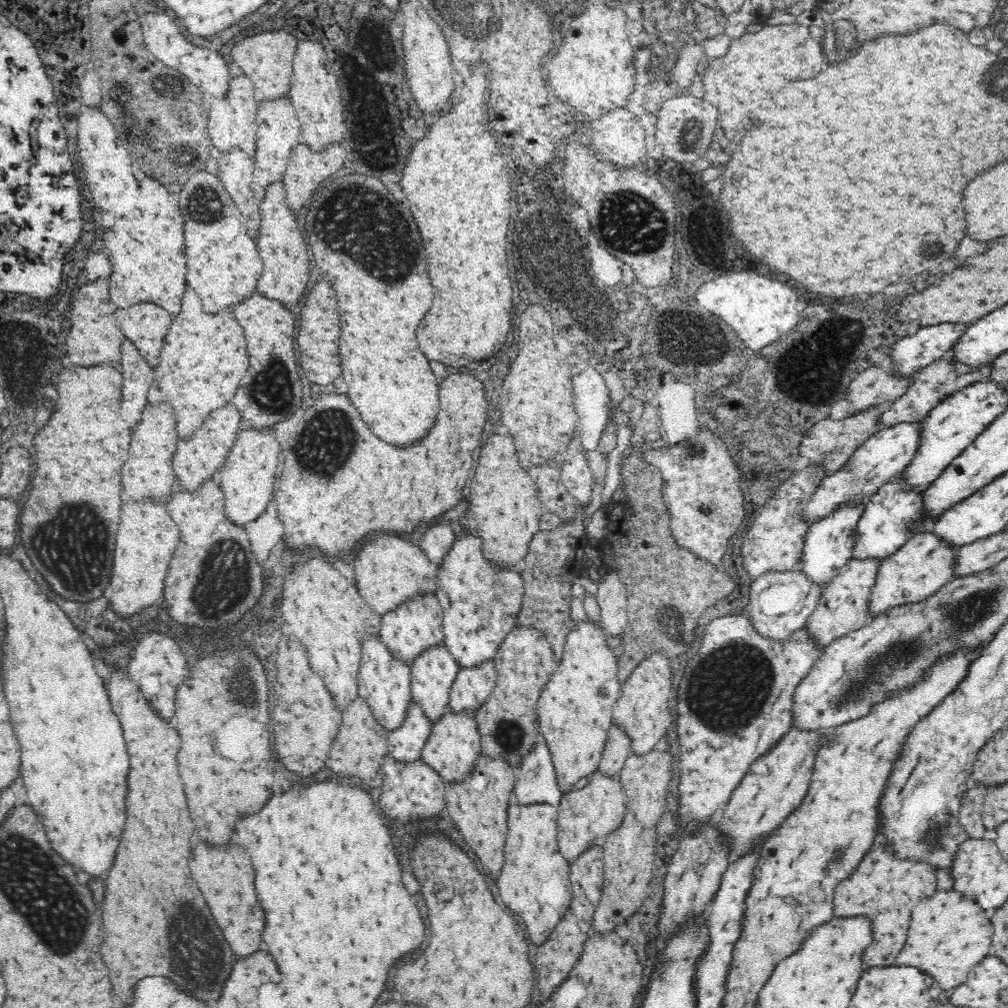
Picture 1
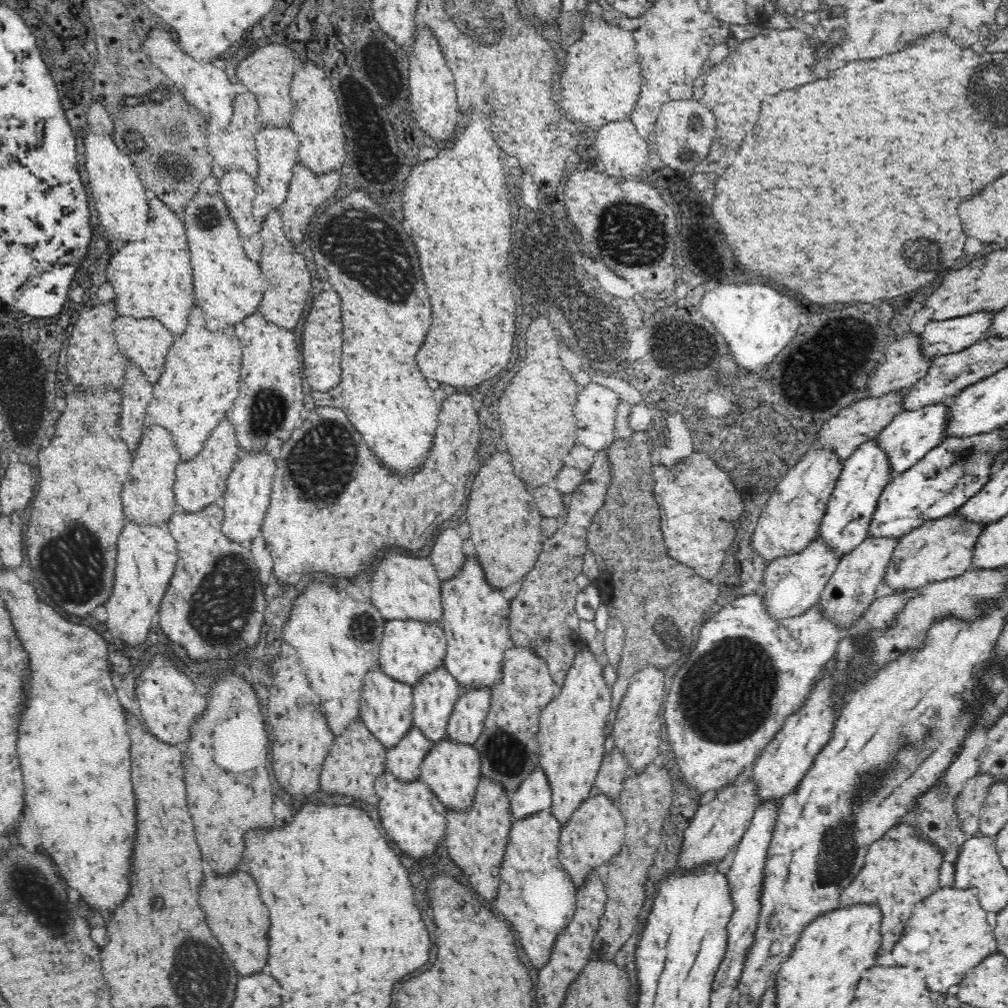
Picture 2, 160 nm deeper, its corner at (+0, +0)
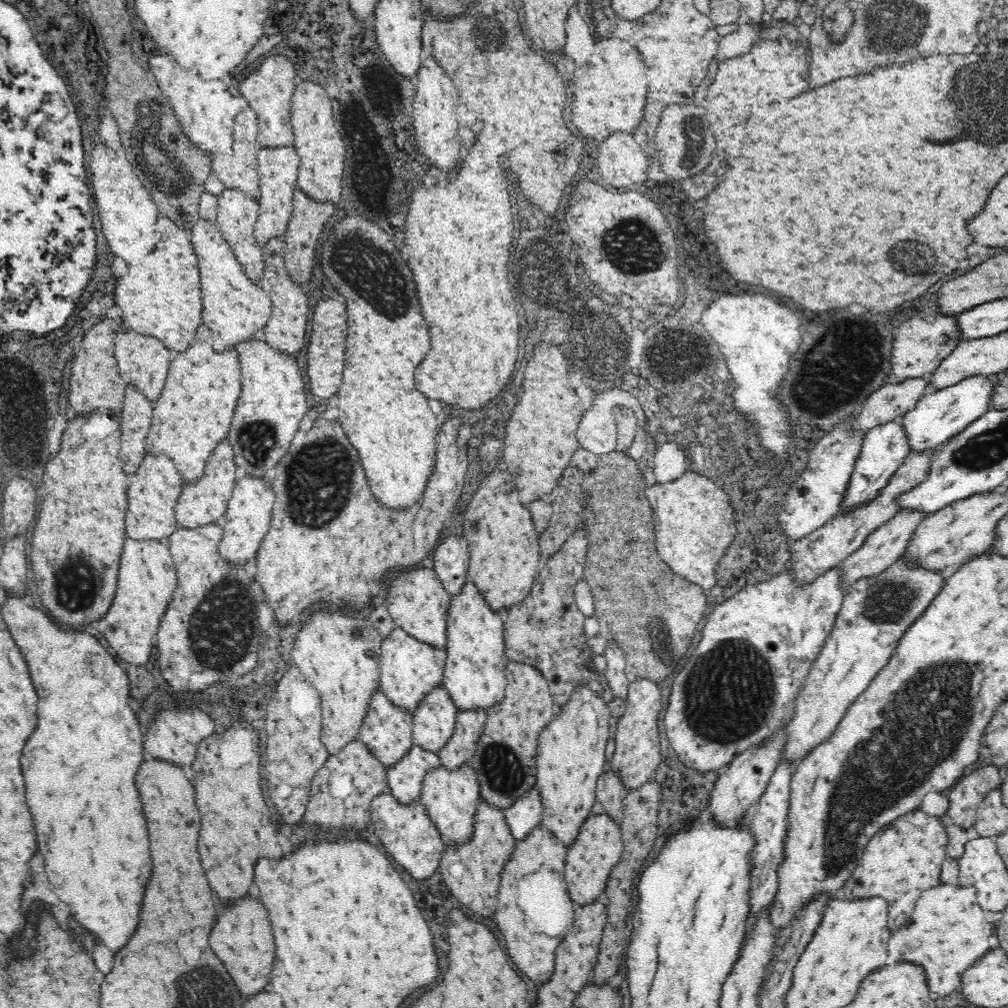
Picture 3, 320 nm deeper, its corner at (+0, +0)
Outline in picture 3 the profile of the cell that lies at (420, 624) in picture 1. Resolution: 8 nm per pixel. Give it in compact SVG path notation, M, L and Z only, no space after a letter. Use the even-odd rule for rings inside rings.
M398 625L383 639L379 650L379 688L413 714L425 694L442 683L446 658L446 649L422 642Z

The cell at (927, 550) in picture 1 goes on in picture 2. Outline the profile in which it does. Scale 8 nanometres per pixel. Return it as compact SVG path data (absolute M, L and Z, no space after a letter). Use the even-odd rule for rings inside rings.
M955 513L934 521L926 521L924 525L912 533L902 536L896 543L892 558L886 566L882 582L893 592L918 592L933 582L956 578L972 568L972 550L978 535L984 526L959 520Z

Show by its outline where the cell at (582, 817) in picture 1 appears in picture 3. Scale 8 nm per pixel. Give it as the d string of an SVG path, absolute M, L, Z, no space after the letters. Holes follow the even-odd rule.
M610 813L590 814L579 826L578 834L565 846L565 877L569 894L576 907L596 898L602 898L606 889L609 870L619 861L624 850L620 825Z

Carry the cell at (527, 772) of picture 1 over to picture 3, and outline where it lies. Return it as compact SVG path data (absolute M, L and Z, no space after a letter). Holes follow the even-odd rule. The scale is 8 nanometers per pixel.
M532 786L528 794L504 808L504 814L514 840L524 838L533 826L542 821L542 798L538 786Z

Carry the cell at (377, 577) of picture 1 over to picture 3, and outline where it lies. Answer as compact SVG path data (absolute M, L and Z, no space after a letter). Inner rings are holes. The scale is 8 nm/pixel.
M416 566L407 568L406 572L396 572L388 586L386 596L386 608L390 616L394 618L395 625L408 631L418 640L434 643L434 646L446 649L446 625L447 612L450 602L450 594L443 587L436 571L432 568Z

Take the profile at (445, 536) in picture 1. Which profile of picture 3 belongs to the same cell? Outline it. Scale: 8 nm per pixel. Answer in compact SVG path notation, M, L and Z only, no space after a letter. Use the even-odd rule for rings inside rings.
M460 535L440 540L434 550L434 567L443 587L458 594L468 574L468 544ZM442 542L442 544L440 544Z

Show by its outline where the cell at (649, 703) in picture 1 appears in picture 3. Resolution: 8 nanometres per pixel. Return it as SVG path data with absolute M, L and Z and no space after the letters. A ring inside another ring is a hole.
M642 677L631 680L625 699L626 711L617 720L615 738L616 748L611 760L611 768L620 771L626 789L639 787L652 775L658 774L658 764L662 760L658 735L658 716L662 710L662 694L658 682Z

